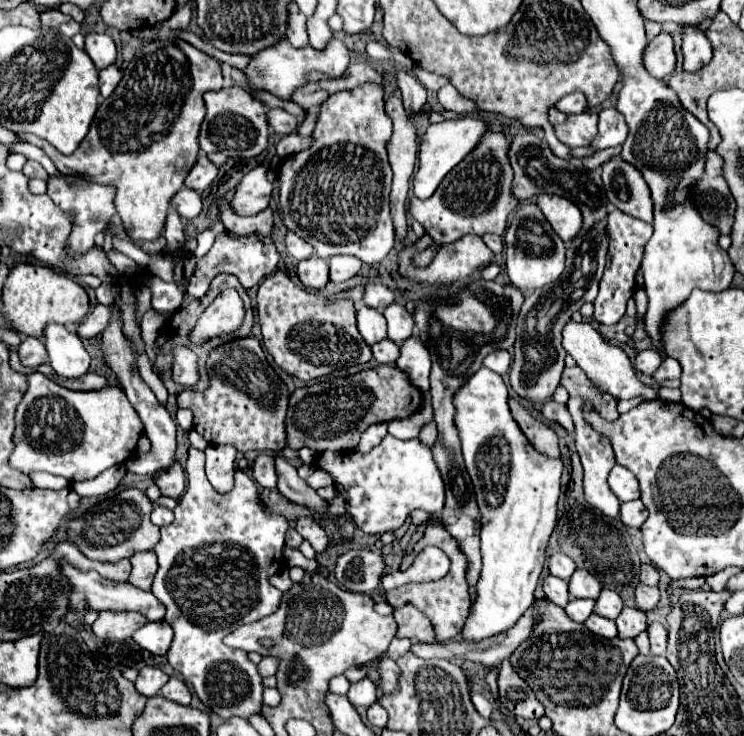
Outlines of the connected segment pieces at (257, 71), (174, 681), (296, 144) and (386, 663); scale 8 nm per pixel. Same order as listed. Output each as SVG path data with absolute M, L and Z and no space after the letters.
M336 36L322 50L316 50L312 46L294 48L288 42L288 38L282 38L280 42L260 50L260 54L252 54L248 66L244 68L244 76L246 76L246 86L254 96L256 96L256 92L270 92L284 102L292 102L292 94L300 86L308 84L310 72L322 72L330 78L340 78L344 74L348 62L350 62L350 52L348 52L346 44Z
M170 678L170 680L162 686L160 694L162 694L164 698L168 698L168 700L172 700L172 702L176 702L176 704L184 704L184 706L188 706L188 704L190 704L190 698L192 698L188 686L186 686L180 678Z
M298 134L282 136L282 140L280 140L278 146L276 146L276 156L280 156L280 158L292 156L292 154L300 152L302 148L308 148L308 146L310 146L308 142L310 142L310 136L308 136L308 138L300 138Z
M382 658L380 664L378 664L378 670L380 670L380 676L382 676L382 690L384 692L392 692L396 690L396 682L398 682L398 676L400 676L400 668L396 666L394 660L390 658Z

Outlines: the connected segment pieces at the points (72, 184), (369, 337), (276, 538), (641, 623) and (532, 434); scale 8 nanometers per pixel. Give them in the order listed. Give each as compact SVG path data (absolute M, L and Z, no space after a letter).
M50 176L48 178L48 196L52 202L64 210L66 214L76 214L76 226L72 226L72 234L68 234L68 254L84 254L94 246L94 238L98 232L106 232L108 224L116 216L116 208L112 206L112 186L100 186L98 182L86 180L82 176Z
M362 304L362 306L358 306L356 316L358 316L358 330L368 346L386 338L386 322L378 310Z
M194 446L188 448L188 488L174 508L174 522L160 528L162 538L156 544L154 552L158 556L158 572L154 576L152 594L164 602L166 606L166 622L174 630L172 646L166 654L170 666L192 684L198 698L212 708L220 718L228 720L232 716L248 718L254 712L260 712L262 706L262 678L256 666L248 660L244 650L232 650L222 644L222 638L236 630L240 624L254 622L272 614L282 598L282 592L268 584L270 570L280 570L282 564L278 554L282 554L284 534L288 530L288 522L284 516L270 512L262 506L260 490L256 482L242 470L236 472L236 484L230 494L218 494L210 486L204 472L204 452Z
M624 608L616 618L616 626L620 638L636 638L640 632L646 630L646 612L636 608Z
M510 398L508 404L510 404L510 410L512 410L514 420L518 422L518 426L522 428L522 432L526 434L526 438L532 442L532 446L534 446L536 450L540 450L542 454L548 454L548 456L552 456L552 458L554 458L554 456L560 456L556 432L554 432L546 422L536 420L536 418L532 416L532 412L522 406L520 400Z

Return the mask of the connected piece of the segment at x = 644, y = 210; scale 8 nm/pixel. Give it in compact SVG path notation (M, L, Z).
M620 156L610 158L602 164L602 180L608 200L622 210L624 214L630 214L638 220L652 222L652 196L648 190L648 184L644 182L642 174L628 166L628 162L622 162Z

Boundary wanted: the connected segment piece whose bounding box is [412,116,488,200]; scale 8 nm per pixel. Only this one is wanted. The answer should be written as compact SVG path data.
M464 116L458 120L444 120L440 124L430 124L430 128L426 130L426 134L420 140L420 152L418 152L418 170L414 172L414 180L412 180L412 190L414 196L420 200L426 200L434 194L434 190L438 188L438 184L442 182L442 178L458 164L464 160L464 156L478 144L480 136L486 132L486 124L482 120Z

